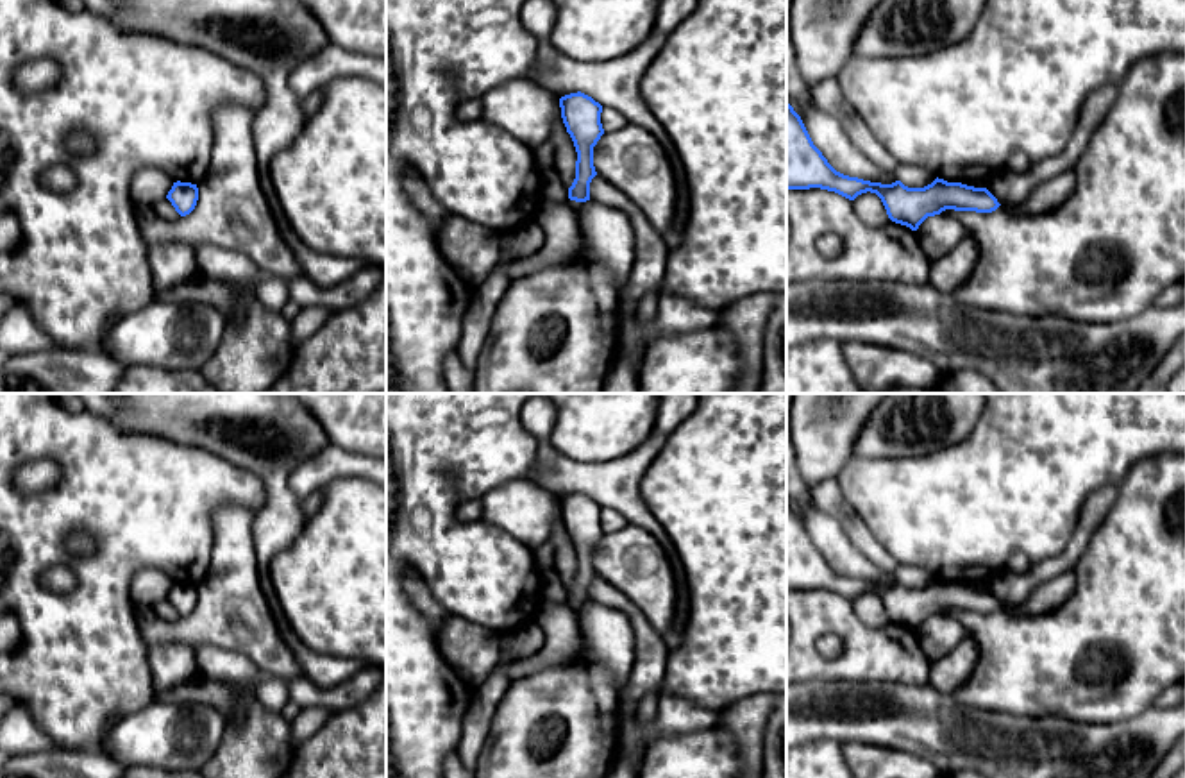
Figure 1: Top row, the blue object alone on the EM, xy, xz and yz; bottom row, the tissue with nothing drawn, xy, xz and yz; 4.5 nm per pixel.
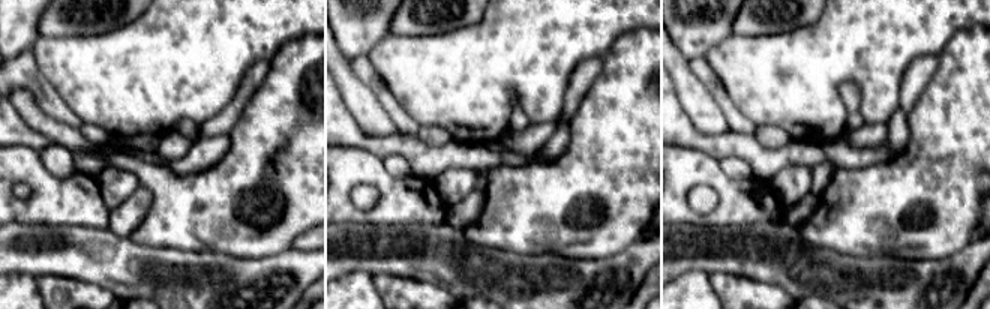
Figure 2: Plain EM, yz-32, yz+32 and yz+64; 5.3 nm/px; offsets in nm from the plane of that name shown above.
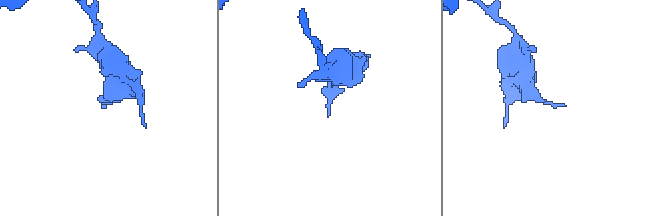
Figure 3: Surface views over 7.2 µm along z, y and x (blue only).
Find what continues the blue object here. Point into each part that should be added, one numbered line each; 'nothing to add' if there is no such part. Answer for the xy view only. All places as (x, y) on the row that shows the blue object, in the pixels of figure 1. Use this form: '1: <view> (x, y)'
nothing to add

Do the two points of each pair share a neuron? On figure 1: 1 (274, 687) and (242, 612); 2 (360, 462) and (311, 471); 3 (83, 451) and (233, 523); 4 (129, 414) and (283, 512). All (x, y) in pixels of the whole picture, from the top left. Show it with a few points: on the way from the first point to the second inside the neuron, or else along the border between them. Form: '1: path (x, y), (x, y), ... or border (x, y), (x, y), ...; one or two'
1: border (263, 673), (285, 680); two
2: path (347, 464), (324, 467); one
3: border (252, 508), (226, 505), (213, 512), (210, 555); two
4: path (174, 414), (190, 414), (261, 467); one

